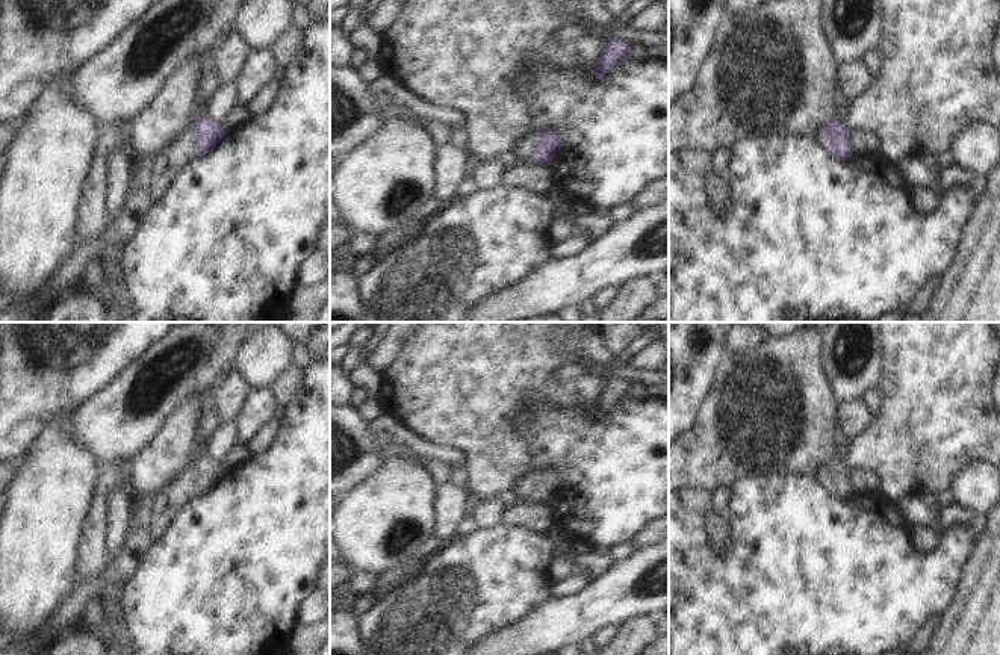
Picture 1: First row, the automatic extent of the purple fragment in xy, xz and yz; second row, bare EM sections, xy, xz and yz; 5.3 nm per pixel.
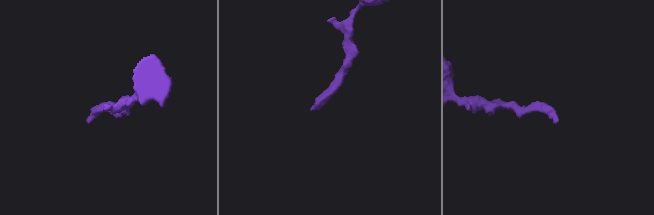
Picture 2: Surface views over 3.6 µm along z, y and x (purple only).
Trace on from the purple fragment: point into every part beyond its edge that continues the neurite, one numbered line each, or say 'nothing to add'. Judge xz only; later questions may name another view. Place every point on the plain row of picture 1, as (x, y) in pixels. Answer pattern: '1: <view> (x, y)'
1: xz (524, 486)

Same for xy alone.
1: xy (180, 489)

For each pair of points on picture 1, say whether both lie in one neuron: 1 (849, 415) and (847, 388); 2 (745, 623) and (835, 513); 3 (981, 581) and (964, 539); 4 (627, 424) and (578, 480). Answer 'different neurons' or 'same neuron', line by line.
1: different neurons
2: same neuron
3: different neurons
4: same neuron

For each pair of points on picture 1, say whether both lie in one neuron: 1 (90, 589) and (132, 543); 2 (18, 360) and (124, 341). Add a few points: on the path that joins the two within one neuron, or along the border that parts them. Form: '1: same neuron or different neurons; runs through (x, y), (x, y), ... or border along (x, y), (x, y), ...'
1: same neuron; runs through (102, 581), (129, 555)
2: same neuron; runs through (44, 369), (65, 365), (80, 350), (99, 347)

